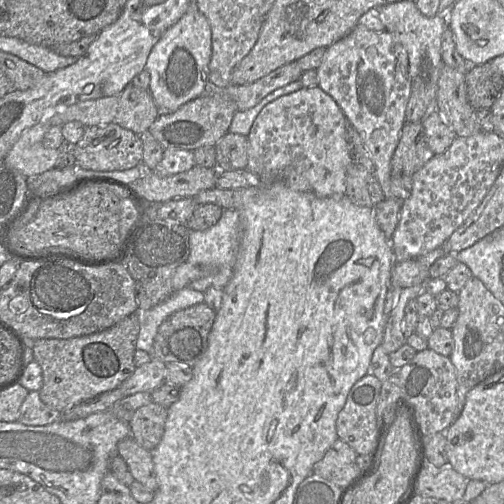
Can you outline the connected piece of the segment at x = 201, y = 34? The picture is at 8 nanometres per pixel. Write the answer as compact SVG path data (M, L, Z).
M191 2L188 11L168 28L153 46L145 69L150 74L149 92L160 114L177 111L185 103L208 91L212 32L207 18Z

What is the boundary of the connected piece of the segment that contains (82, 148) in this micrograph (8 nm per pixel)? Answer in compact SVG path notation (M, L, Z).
M116 123L85 126L82 138L73 146L76 164L87 170L120 171L136 167L143 160L143 143L138 134Z

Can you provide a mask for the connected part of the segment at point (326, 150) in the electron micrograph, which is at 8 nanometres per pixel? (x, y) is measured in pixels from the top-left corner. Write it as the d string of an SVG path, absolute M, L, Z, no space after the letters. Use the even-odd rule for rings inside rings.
M320 87L304 88L281 96L257 115L247 136L246 170L261 184L280 182L303 192L312 192L323 198L344 195L346 171L353 161L348 141L347 119L337 103Z

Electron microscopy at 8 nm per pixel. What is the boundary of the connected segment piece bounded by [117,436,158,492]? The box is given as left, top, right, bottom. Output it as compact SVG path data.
M132 436L117 444L117 453L126 462L134 480L155 492L158 481L154 471L152 453L141 447Z

